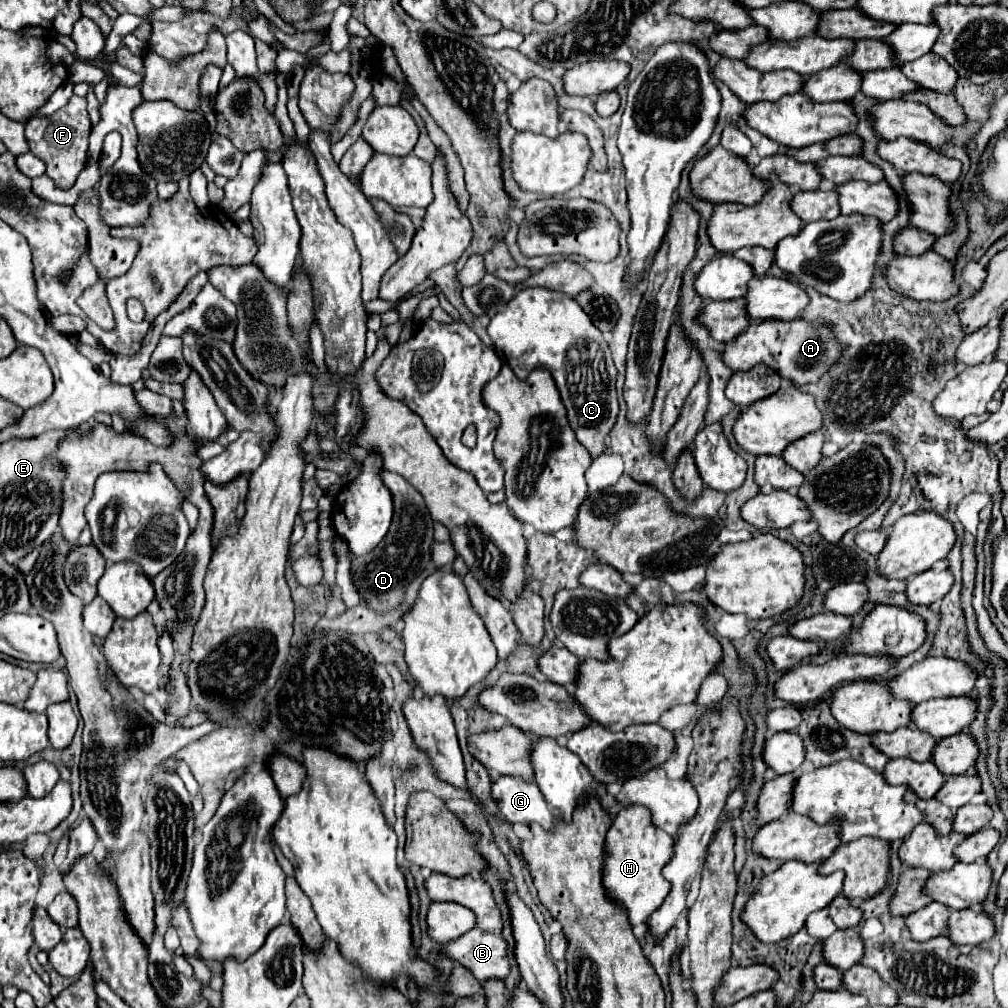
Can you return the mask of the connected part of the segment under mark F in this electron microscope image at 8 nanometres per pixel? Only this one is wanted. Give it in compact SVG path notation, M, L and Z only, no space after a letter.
M72 95L68 105L52 113L50 117L34 117L26 123L26 141L30 145L30 151L46 163L46 175L60 189L70 189L78 173L84 169L90 129L92 129L92 123L88 121L86 97L78 97L78 95Z

